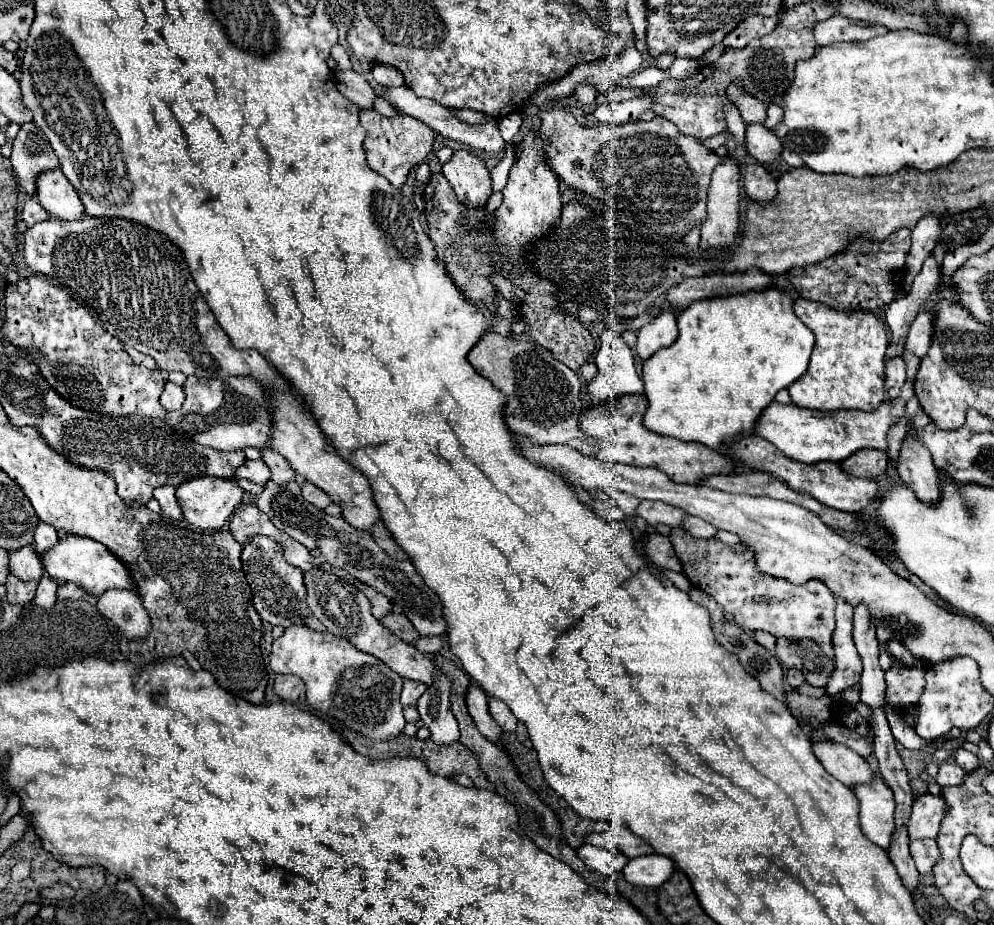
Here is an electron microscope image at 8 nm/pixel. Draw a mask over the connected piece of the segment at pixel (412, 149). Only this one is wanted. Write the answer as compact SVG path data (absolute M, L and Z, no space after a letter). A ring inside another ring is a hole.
M361 111L361 125L367 129L367 137L363 143L363 149L367 153L367 163L373 171L383 175L393 187L401 187L407 179L407 173L419 165L427 153L433 149L435 143L435 131L431 131L425 123L419 119L413 119L409 115L397 115L395 119L387 119L379 115L377 111Z

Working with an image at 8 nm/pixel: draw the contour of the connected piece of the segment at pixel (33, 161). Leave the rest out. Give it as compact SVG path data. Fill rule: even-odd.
M23 123L13 141L11 165L17 187L27 195L35 195L37 177L45 171L59 169L59 159L41 129L33 123Z

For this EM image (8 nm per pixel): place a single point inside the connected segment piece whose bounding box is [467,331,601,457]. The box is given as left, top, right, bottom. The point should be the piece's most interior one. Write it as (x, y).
(543, 403)

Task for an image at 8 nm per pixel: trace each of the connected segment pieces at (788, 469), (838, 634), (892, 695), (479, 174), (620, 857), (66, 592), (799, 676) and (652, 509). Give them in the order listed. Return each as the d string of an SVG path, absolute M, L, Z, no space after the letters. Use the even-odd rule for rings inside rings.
M751 433L751 437L749 435L741 437L737 443L733 443L729 447L729 453L731 453L733 459L743 461L747 467L771 473L777 479L785 481L791 489L795 489L799 493L807 493L813 499L817 499L819 503L823 503L827 507L833 507L833 509L839 509L839 511L855 513L855 511L861 511L863 507L867 507L873 499L877 499L877 483L875 481L861 479L861 477L855 477L851 473L845 473L839 467L839 463L835 463L835 461L819 461L819 463L813 463L813 465L805 465L805 463L799 463L795 459L789 459L775 445L757 437L755 433Z
M837 597L837 627L833 633L835 669L825 685L829 697L843 693L861 677L863 667L851 639L851 629L853 629L853 607L843 597Z
M893 663L891 669L885 673L885 681L887 681L885 701L895 709L905 709L917 703L923 691L923 675L925 675L923 663L915 667Z
M467 149L453 151L453 157L443 165L443 175L451 183L459 201L483 207L491 195L491 173L483 159Z
M581 845L577 849L577 855L595 871L601 871L603 875L613 875L621 873L623 867L629 863L629 859L623 853L613 853L605 847L595 847L595 845Z
M63 583L57 589L57 599L71 599L77 600L84 597L85 590L78 585L71 585L71 583ZM77 589L77 590L76 590Z
M787 669L785 679L787 679L787 685L793 687L793 689L797 689L797 687L801 687L805 683L805 675L799 669Z
M641 501L637 507L637 515L643 517L649 525L665 523L669 527L681 527L683 519L687 517L687 513L683 509L663 505L661 501Z

